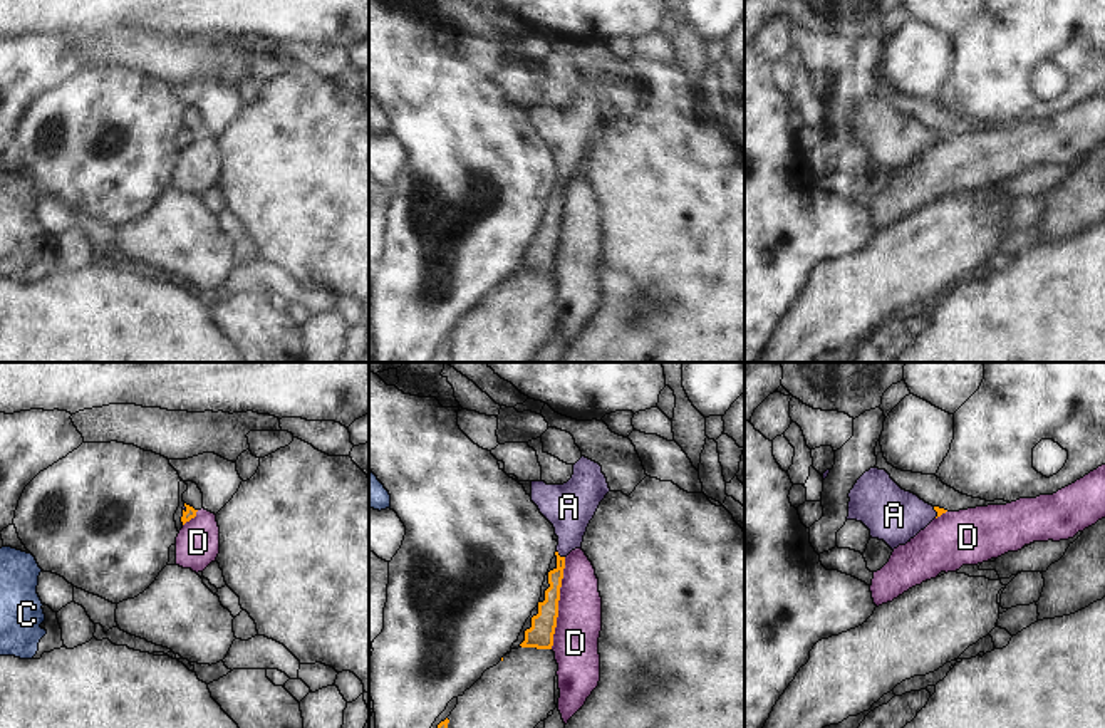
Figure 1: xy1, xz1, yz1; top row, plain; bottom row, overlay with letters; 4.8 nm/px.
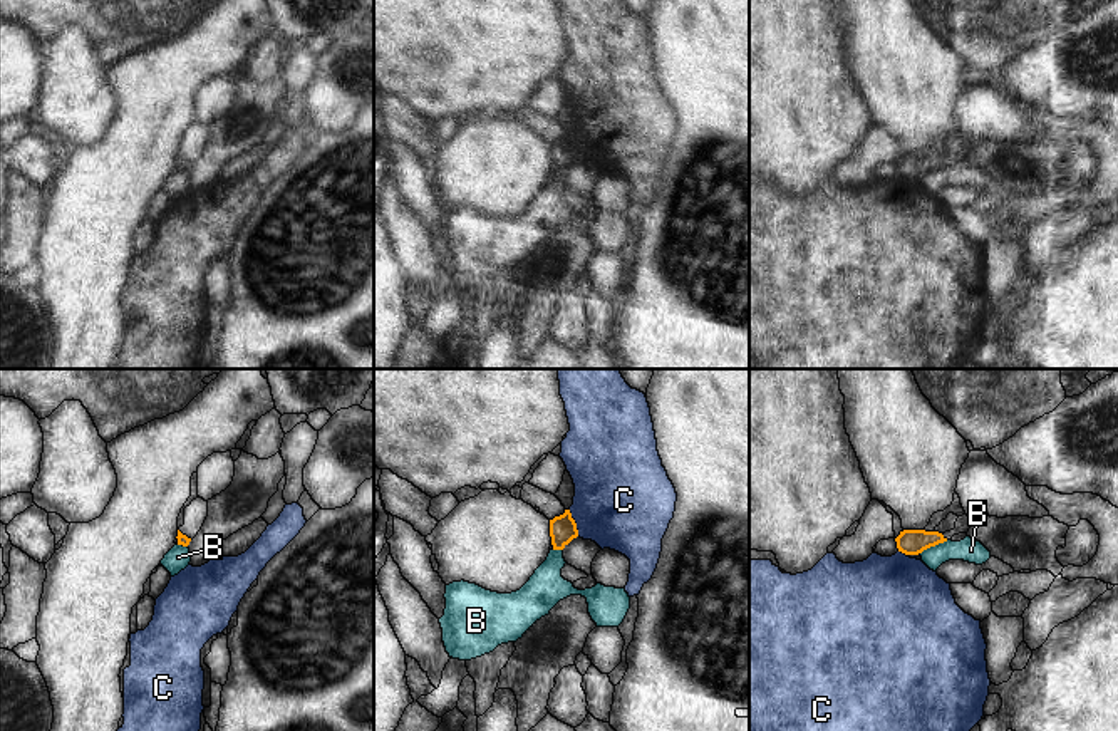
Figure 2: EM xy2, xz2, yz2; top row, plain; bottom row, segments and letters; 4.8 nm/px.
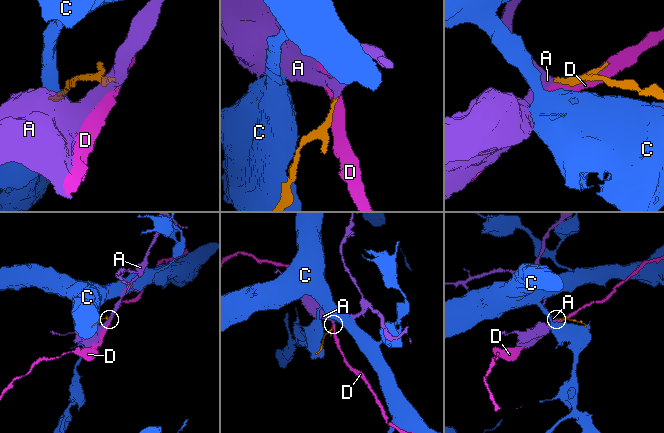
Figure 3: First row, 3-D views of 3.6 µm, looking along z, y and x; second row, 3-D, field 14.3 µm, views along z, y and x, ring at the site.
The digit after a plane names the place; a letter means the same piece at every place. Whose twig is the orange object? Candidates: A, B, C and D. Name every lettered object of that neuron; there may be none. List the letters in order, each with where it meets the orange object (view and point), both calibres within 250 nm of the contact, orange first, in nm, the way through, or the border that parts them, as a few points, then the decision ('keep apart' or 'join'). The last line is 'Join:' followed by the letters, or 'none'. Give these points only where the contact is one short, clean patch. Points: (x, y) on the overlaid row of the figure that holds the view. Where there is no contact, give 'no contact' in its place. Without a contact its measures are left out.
A: meets orange in xz1 at (559, 556); 80 nm thick on the orange side, 240 nm on the other; runs through xz1 (552, 594), (559, 571), (559, 556), (569, 539), (569, 507); join
B: meets orange in yz2 at (934, 545); 130 nm thick on the orange side, 120 nm on the other; border along yz2 (947, 540), (931, 545), (921, 554); keep apart
C: meets orange in xz2 at (575, 523); 130 nm thick on the orange side, 460 nm on the other; border along xz2 (569, 510), (579, 535); keep apart
D: meets orange in xz1 at (557, 603); 120 nm thick on the orange side, 220 nm on the other; border along xz1 (565, 557), (559, 616), (550, 648); keep apart
Join: A

